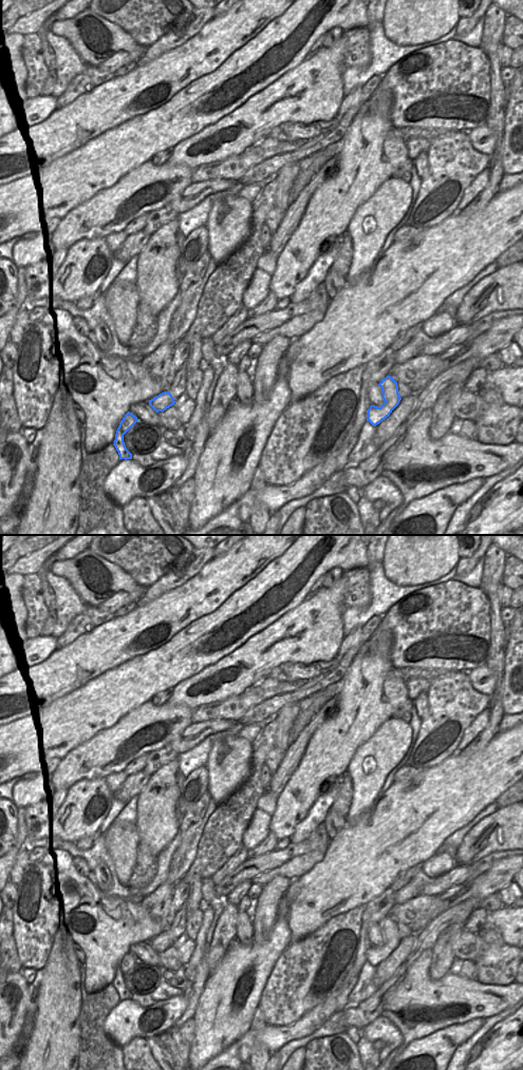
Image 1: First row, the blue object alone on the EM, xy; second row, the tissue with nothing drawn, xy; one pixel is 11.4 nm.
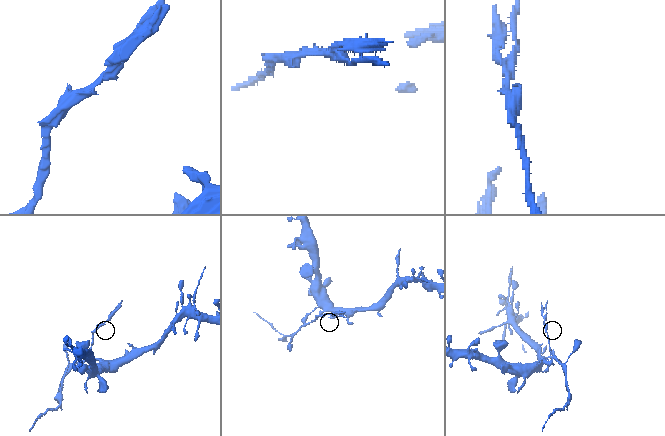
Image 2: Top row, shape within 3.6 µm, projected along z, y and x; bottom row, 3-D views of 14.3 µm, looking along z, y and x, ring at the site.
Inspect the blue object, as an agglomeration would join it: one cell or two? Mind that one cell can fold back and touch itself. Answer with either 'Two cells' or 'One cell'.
Two cells.

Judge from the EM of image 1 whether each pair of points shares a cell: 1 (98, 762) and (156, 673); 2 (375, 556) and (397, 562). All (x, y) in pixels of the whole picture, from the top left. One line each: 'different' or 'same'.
1: different
2: different

